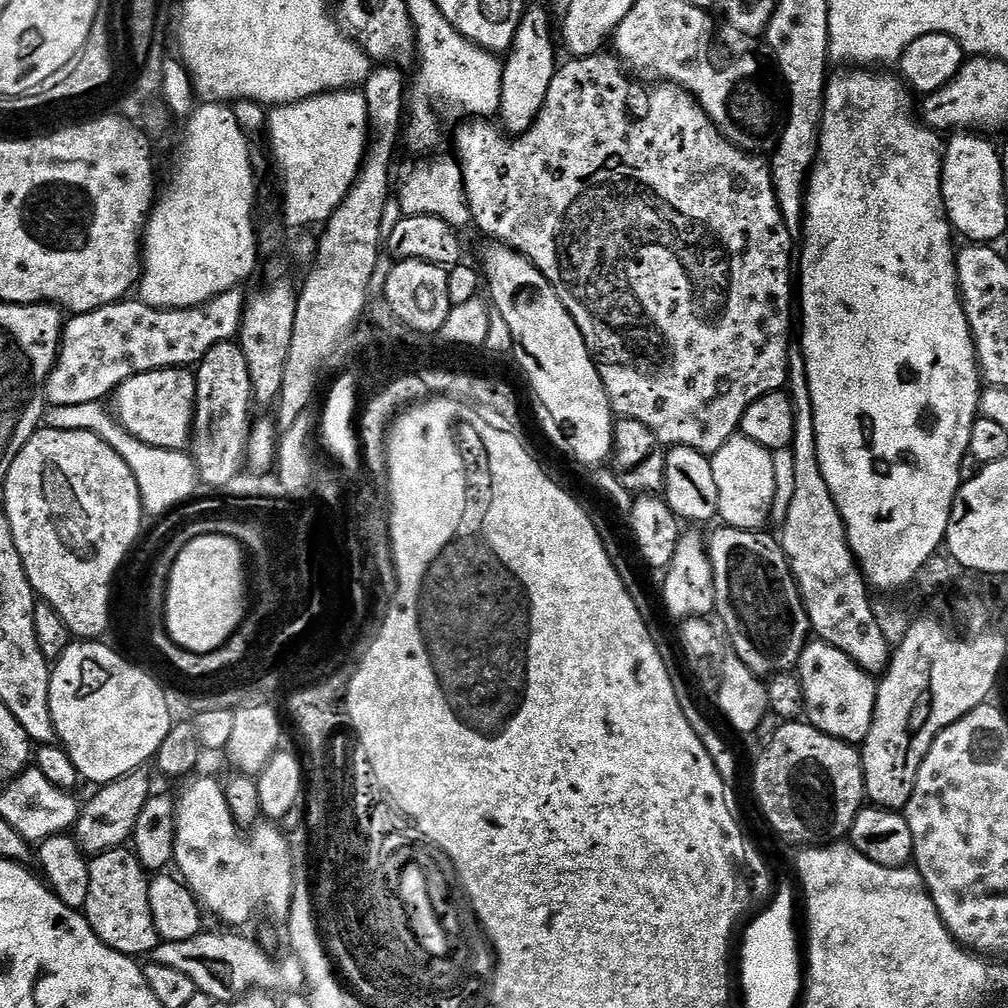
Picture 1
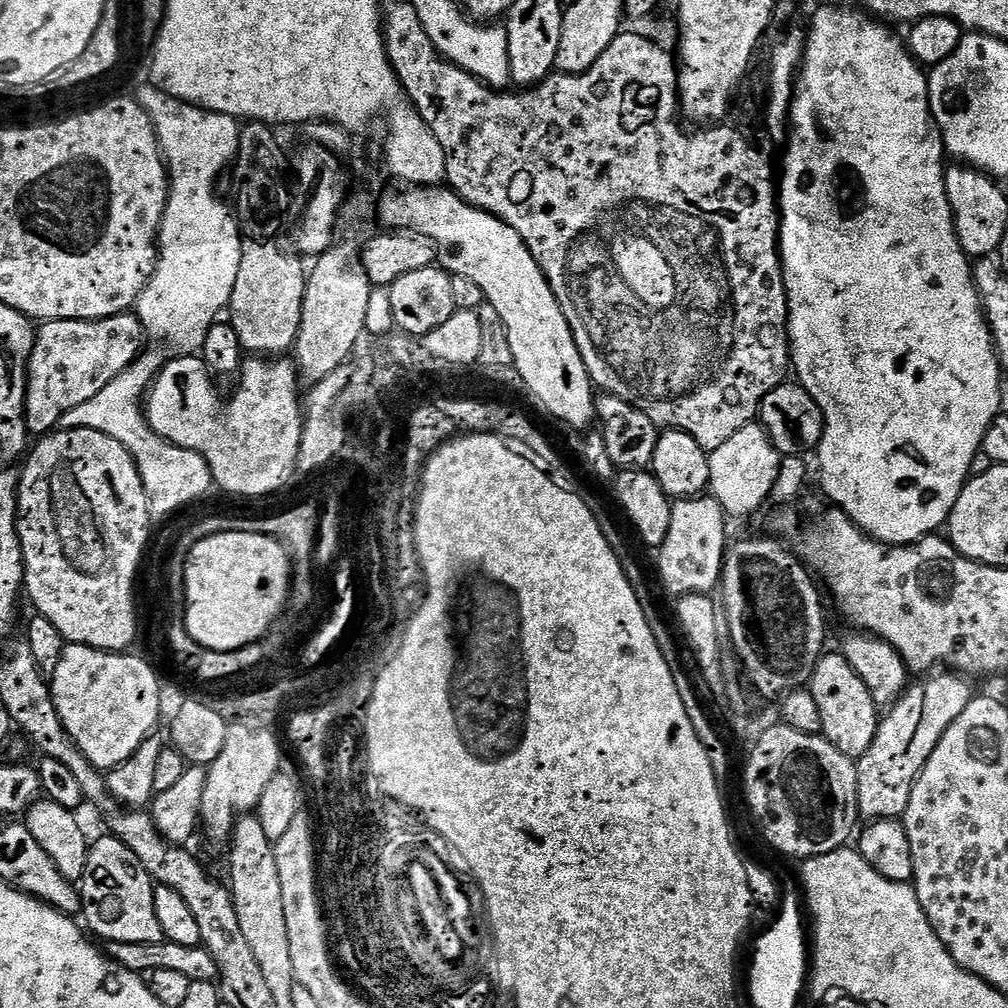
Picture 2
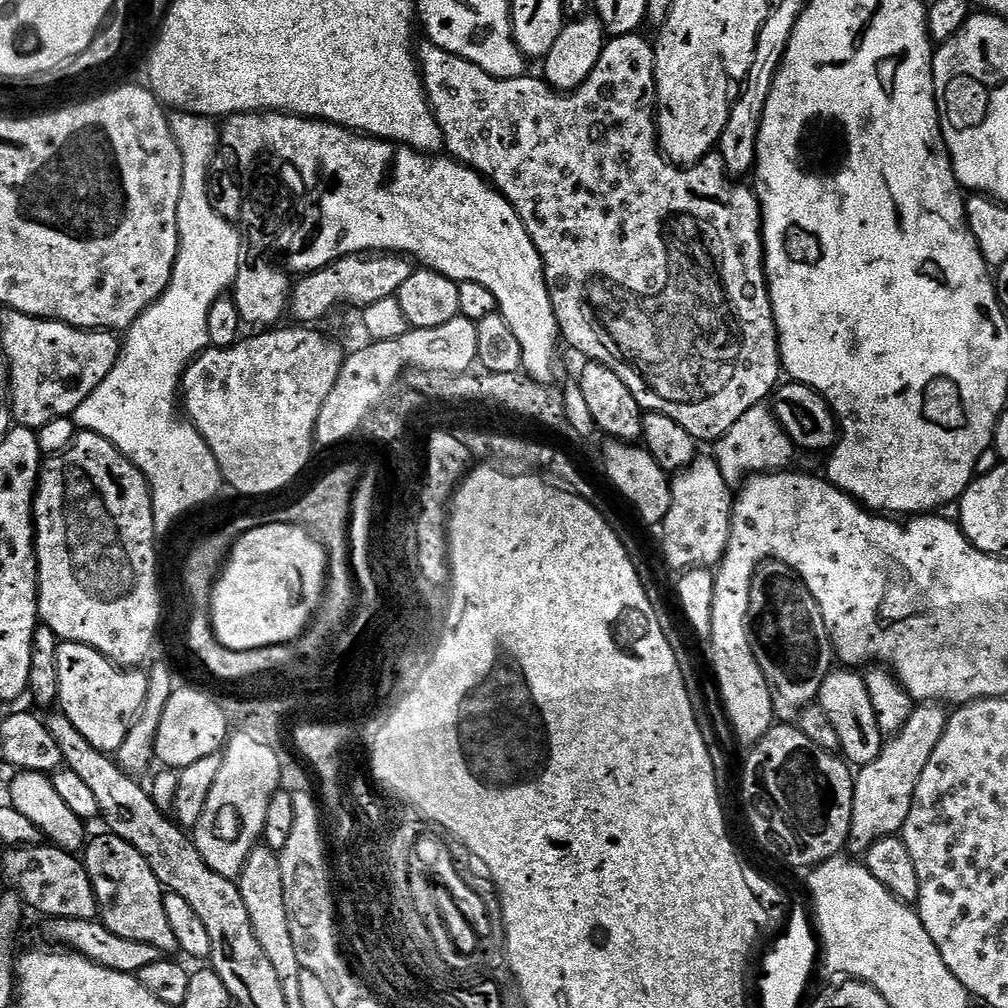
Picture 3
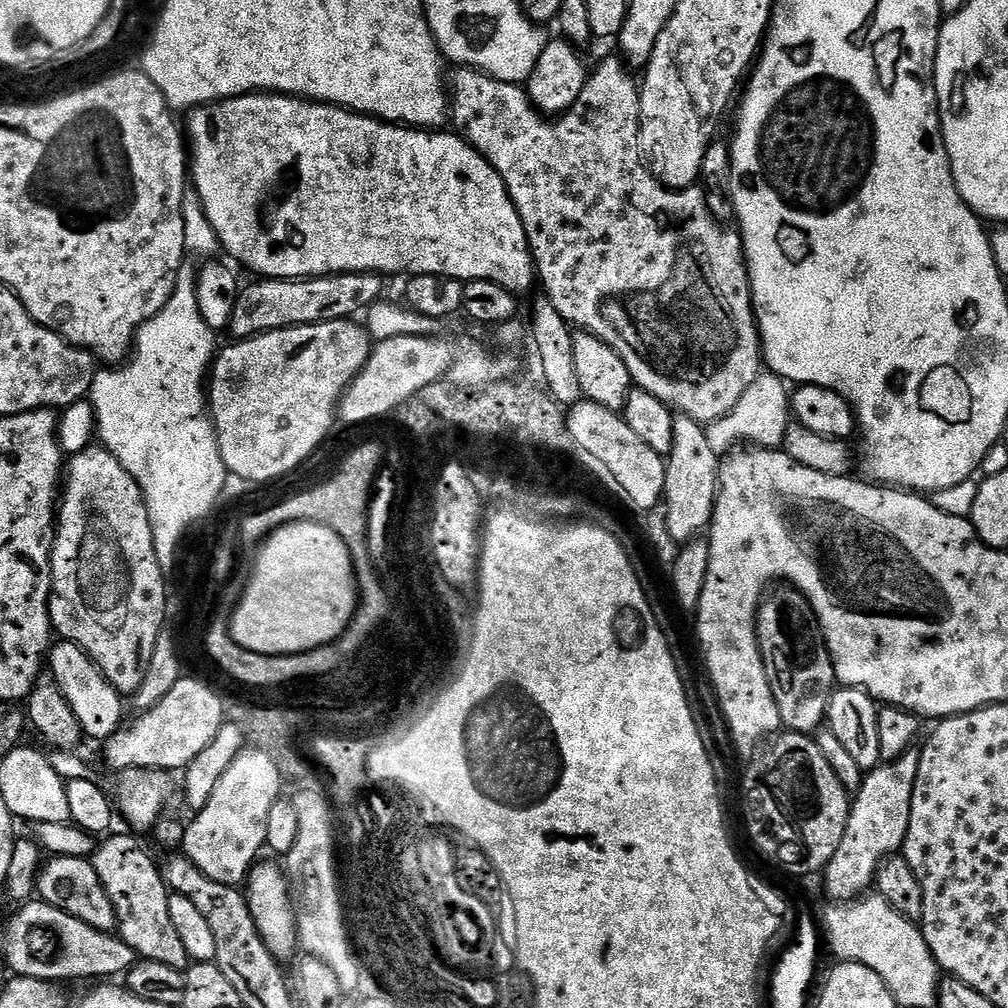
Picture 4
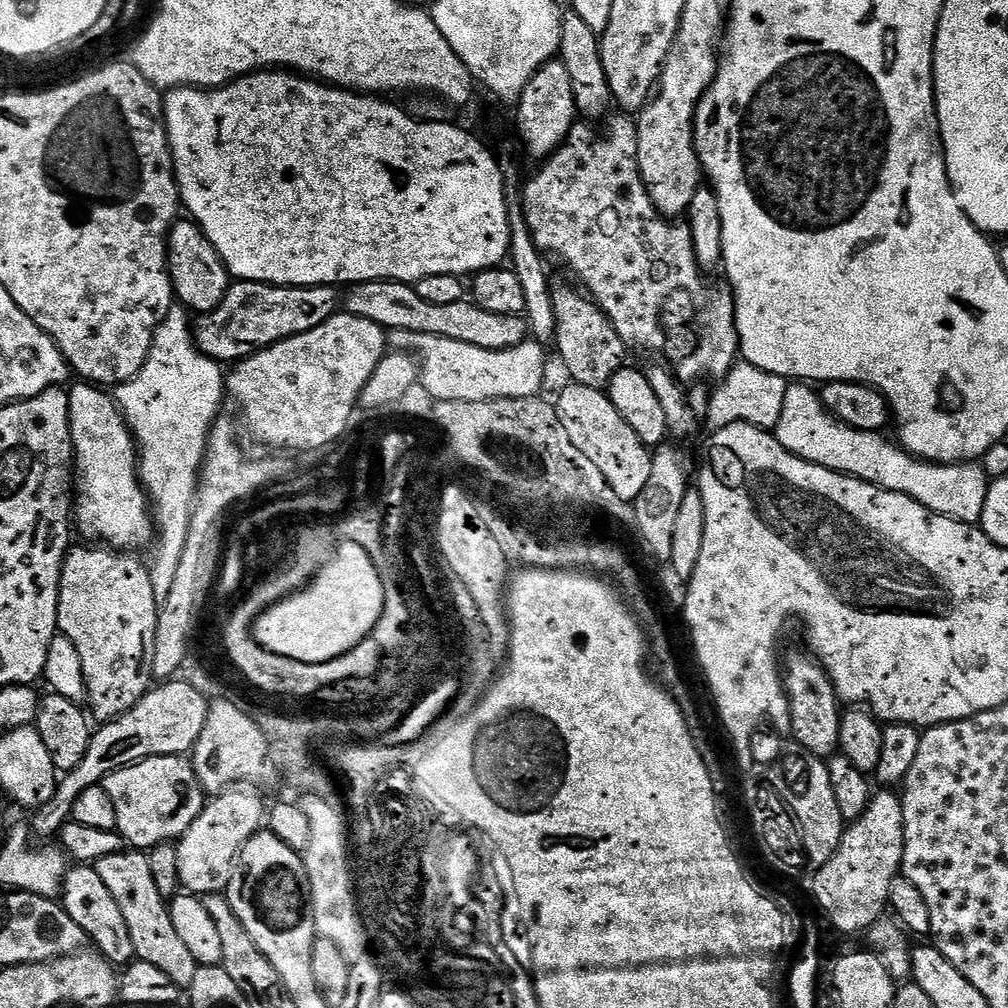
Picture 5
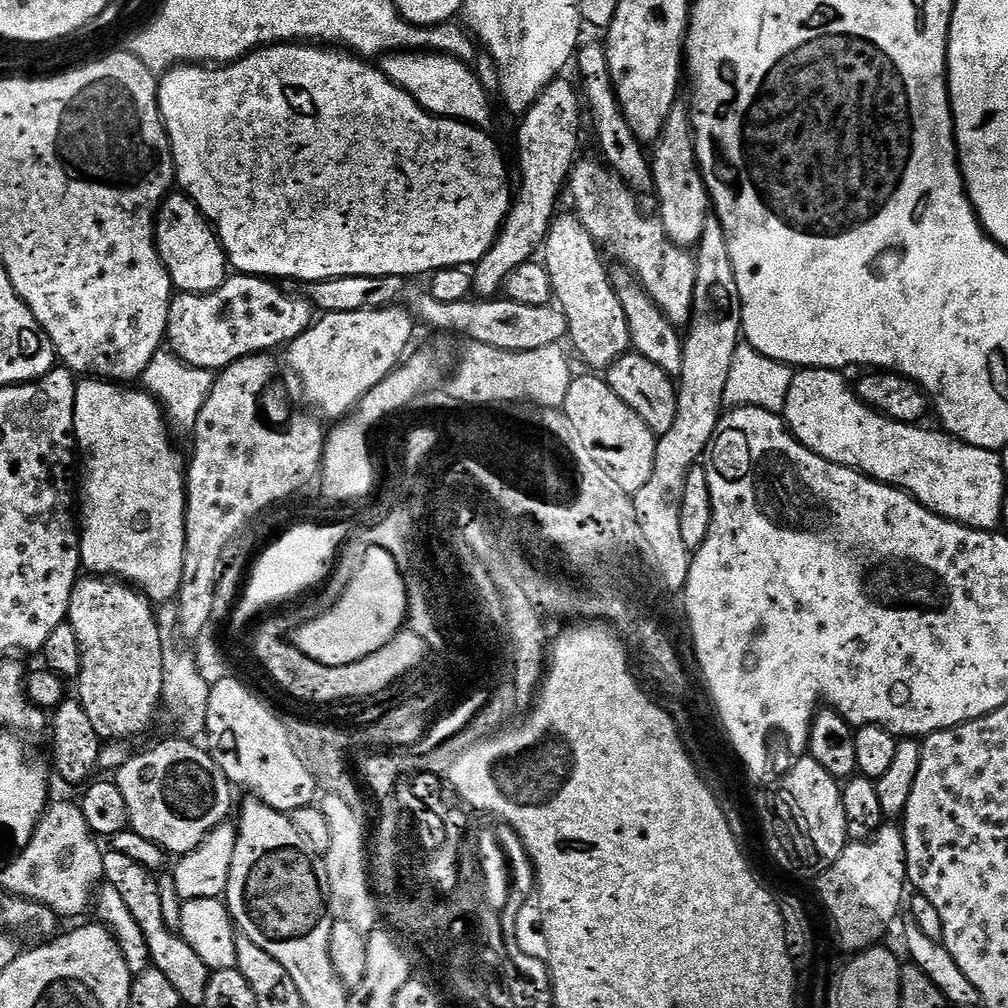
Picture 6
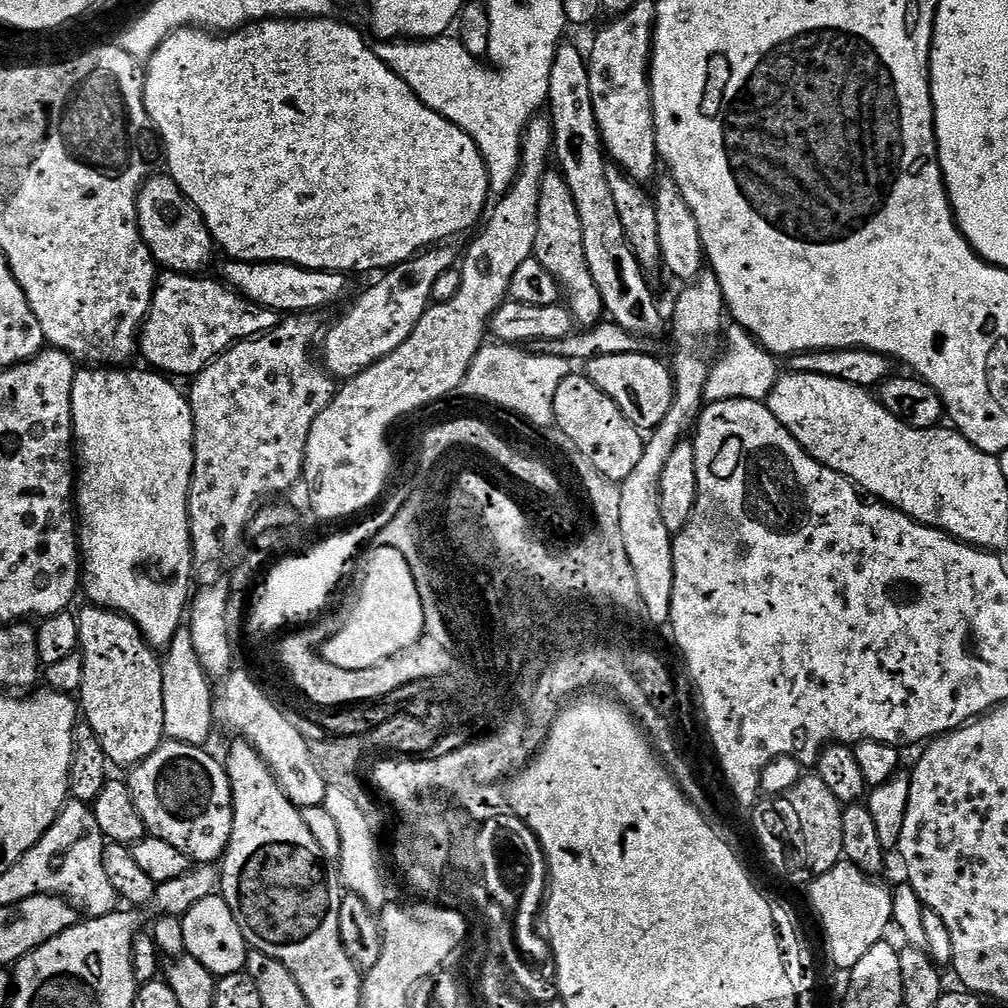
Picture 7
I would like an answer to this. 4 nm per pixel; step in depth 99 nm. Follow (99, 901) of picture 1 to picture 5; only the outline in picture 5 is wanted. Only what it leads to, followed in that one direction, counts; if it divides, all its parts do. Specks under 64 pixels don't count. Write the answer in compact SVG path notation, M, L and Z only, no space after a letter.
M125 850L96 861L94 867L98 878L106 882L110 894L114 894L114 902L118 902L119 908L122 909L122 914L126 918L126 926L130 929L130 938L134 941L136 959L150 962L150 966L158 966L158 970L164 971L166 978L170 978L170 982L174 982L181 990L187 990L194 982L194 974L198 974L200 965L197 964L194 954L190 954L189 948L182 943L182 938L178 938L178 933L174 930L169 901L164 900L162 894L158 894L158 882L154 882L147 855L140 850Z

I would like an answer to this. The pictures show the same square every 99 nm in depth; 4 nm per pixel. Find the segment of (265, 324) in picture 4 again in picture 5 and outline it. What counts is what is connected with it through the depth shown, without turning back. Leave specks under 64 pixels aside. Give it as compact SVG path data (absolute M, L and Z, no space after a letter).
M241 280L229 287L226 298L222 298L222 302L213 312L203 313L195 321L196 344L202 354L212 360L219 360L224 366L245 360L279 340L306 334L322 326L322 322L326 322L331 316L337 315L342 296L336 292L339 291L331 284L286 288L279 284Z

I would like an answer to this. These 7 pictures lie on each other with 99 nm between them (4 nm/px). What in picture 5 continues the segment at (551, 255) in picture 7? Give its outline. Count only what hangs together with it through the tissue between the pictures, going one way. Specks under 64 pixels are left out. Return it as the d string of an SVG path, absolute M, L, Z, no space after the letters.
M558 283L552 288L554 306L554 318L556 319L556 335L554 346L560 350L560 360L564 368L569 372L571 379L582 386L590 386L601 390L607 389L608 383L614 378L618 369L625 367L624 352L626 345L618 330L610 322L610 318L592 299L590 299L579 287L571 288L568 284Z

